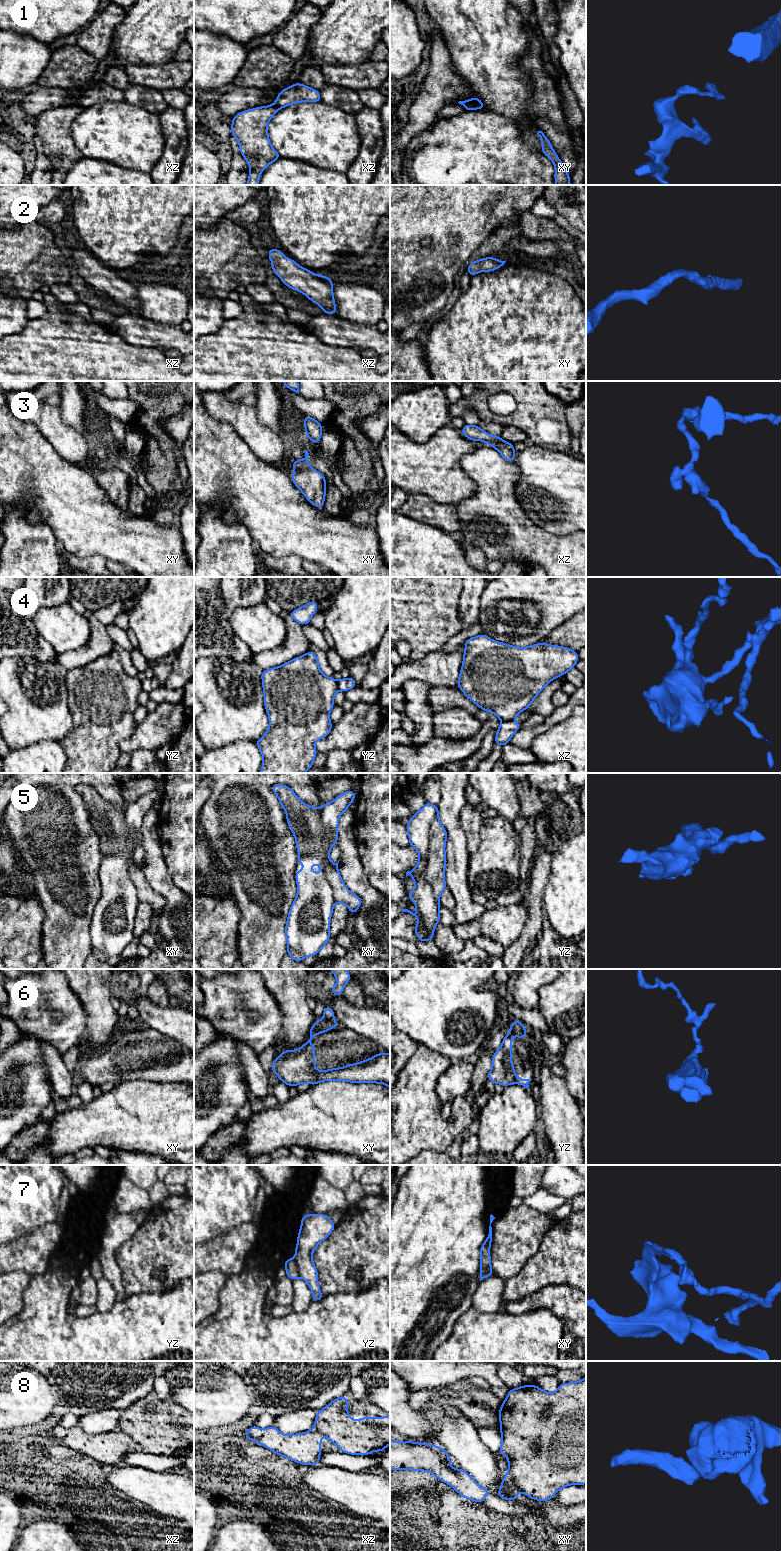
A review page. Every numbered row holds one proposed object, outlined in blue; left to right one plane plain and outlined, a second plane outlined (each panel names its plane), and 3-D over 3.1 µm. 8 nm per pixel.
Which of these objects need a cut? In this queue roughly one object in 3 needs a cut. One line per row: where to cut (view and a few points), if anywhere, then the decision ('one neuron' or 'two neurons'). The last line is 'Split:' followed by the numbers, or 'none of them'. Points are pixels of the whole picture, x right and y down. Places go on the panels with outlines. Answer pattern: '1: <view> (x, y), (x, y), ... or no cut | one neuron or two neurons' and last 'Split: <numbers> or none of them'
1: xy (472, 98), (476, 108) | two neurons
2: no cut | one neuron
3: xy (308, 463), (296, 472) | two neurons
4: xz (513, 719), (503, 721) | two neurons
5: xy (336, 833), (332, 838), (324, 868), (324, 875), (335, 901) | two neurons
6: yz (509, 1030), (514, 1034) | two neurons
7: yz (294, 1260), (299, 1275) | two neurons
8: xy (505, 1475), (520, 1489) | two neurons
Split: 1, 3, 4, 5, 6, 7, 8

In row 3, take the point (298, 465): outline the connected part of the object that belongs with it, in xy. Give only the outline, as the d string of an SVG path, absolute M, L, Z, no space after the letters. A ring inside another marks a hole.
M305 450L305 458L301 460L294 460L292 463L292 467L295 469L296 472L302 470L308 464L308 451Z

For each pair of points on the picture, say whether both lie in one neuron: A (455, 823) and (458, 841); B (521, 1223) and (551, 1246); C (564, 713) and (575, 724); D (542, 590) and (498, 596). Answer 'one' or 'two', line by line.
A: one
B: two
C: two
D: one

